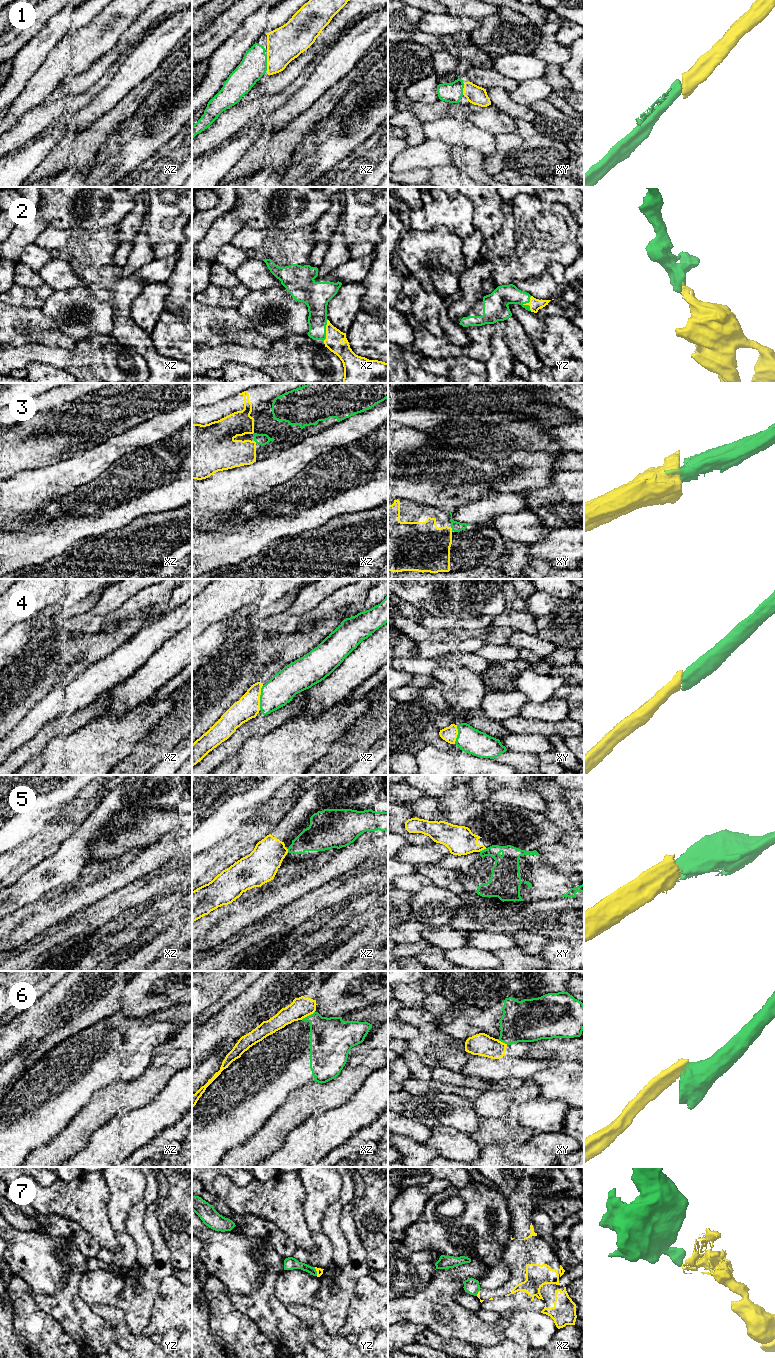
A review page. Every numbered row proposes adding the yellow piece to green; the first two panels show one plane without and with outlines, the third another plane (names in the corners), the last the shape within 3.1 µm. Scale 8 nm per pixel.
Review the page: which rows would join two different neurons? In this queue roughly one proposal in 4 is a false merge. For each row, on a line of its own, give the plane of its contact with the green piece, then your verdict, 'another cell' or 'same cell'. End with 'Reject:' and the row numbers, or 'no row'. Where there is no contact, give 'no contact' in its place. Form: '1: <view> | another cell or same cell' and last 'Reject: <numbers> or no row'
1: xz | same cell
2: yz | same cell
3: xy | same cell
4: xz | same cell
5: xy | another cell
6: xz | another cell
7: yz | another cell
Reject: 5, 6, 7

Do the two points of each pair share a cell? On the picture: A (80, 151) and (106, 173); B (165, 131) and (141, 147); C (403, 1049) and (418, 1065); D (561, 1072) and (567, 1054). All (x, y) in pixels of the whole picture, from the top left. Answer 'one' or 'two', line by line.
A: two
B: one
C: one
D: two

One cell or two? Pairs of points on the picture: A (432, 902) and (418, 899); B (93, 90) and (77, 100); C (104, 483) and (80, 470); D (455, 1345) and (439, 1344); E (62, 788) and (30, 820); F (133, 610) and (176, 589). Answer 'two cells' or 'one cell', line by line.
A: one cell
B: one cell
C: two cells
D: one cell
E: one cell
F: one cell

